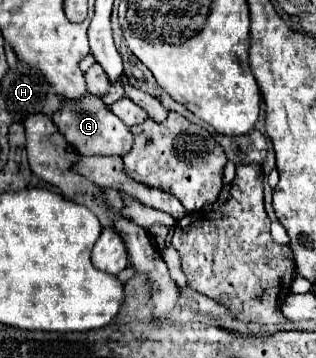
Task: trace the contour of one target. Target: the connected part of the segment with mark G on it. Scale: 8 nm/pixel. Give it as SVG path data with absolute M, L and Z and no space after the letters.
M88 95L84 101L78 101L78 103L62 105L62 109L52 117L52 121L60 129L60 133L64 133L64 139L74 143L82 155L118 155L118 157L124 157L132 149L130 129L96 95Z

